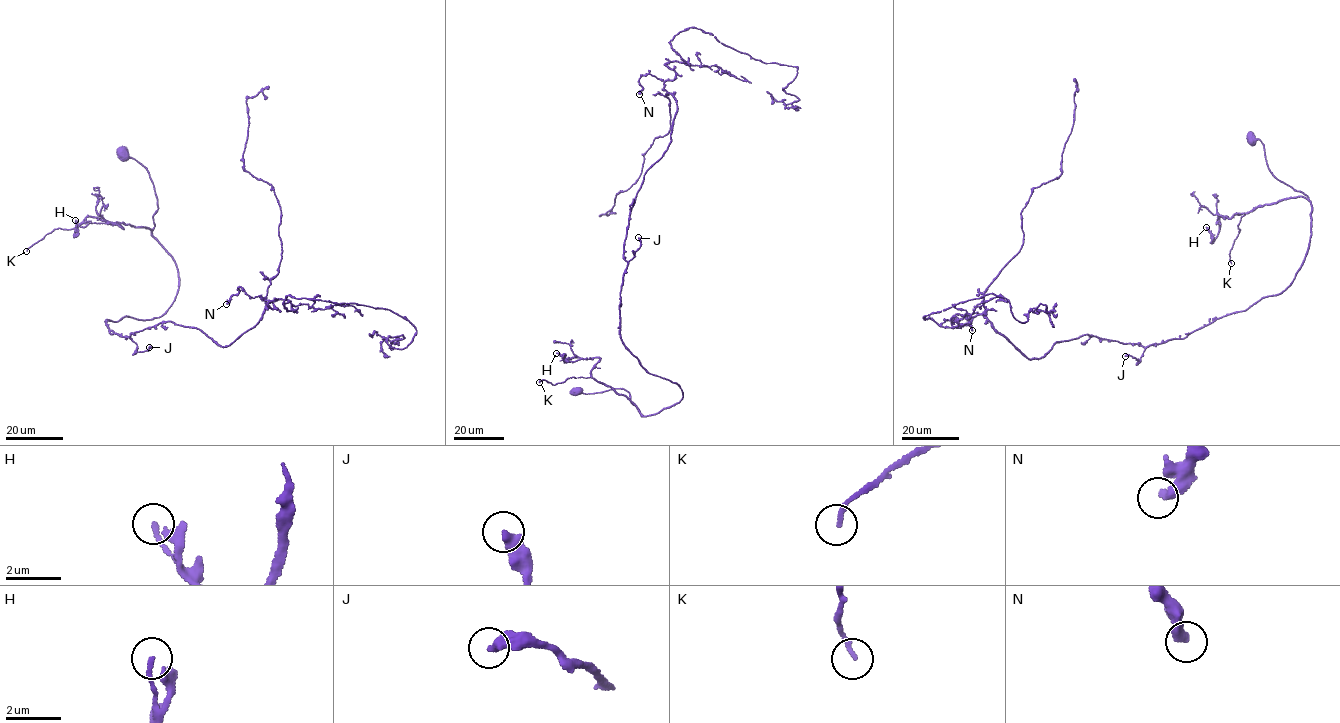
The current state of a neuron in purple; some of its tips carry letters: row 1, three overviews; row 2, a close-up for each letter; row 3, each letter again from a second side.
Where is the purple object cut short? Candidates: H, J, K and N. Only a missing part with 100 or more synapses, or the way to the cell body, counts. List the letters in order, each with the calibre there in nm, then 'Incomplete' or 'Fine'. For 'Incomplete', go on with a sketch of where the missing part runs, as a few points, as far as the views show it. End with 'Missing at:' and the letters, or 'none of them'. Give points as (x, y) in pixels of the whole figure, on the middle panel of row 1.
H: Thickness 170 nm. Fine
J: Thickness 400 nm. Fine
K: Thickness 150 nm. Fine
N: Thickness 340 nm. Fine
Missing at: none of them

